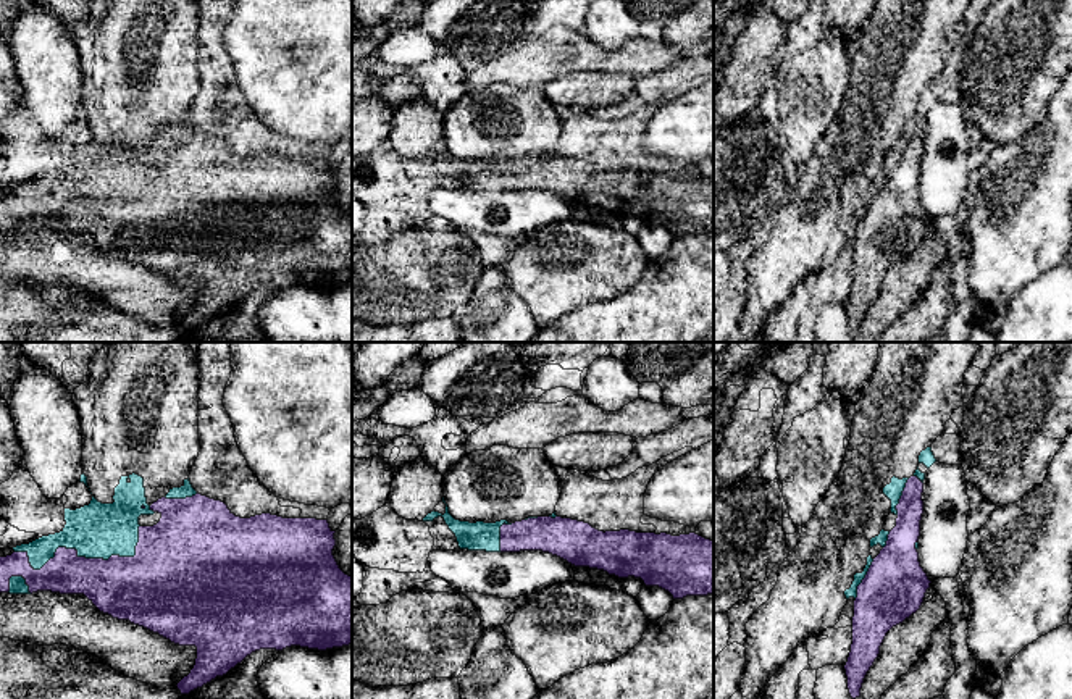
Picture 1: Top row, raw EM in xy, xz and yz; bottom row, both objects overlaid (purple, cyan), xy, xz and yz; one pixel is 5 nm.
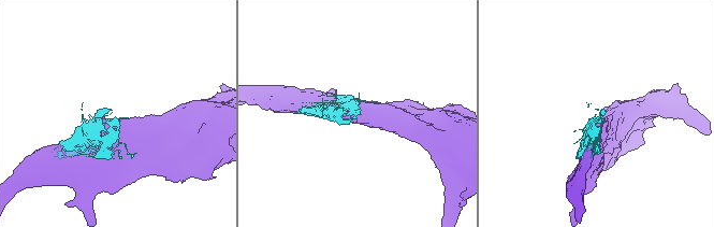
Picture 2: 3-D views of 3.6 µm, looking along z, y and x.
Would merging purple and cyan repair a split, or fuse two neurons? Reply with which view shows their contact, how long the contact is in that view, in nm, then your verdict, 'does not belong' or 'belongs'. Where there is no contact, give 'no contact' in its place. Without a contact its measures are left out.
xy | 650 nm | belongs

